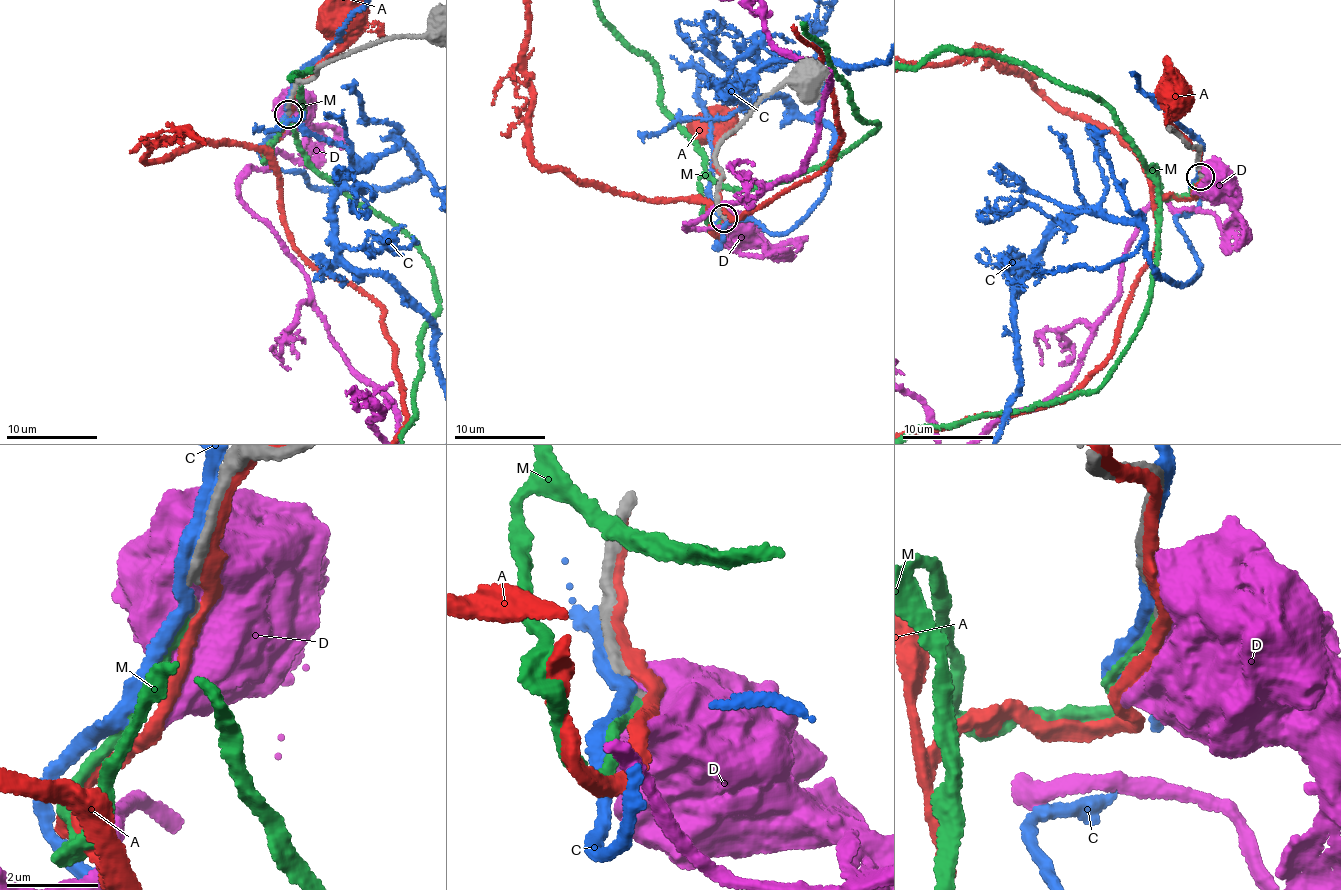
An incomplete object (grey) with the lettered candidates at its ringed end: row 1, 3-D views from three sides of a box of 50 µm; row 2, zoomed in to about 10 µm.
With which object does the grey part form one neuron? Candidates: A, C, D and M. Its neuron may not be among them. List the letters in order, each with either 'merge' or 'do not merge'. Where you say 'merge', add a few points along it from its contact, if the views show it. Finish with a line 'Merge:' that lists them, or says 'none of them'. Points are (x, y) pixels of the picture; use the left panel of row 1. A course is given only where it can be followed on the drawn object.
A: do not merge
C: do not merge
D: do not merge
M: merge
Merge: M

